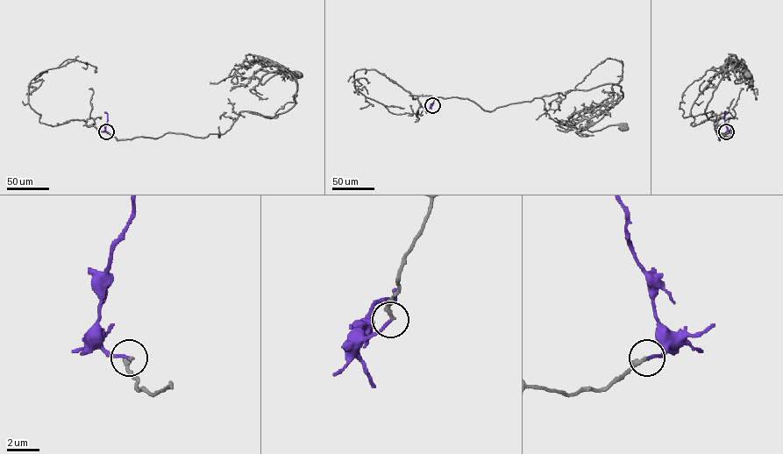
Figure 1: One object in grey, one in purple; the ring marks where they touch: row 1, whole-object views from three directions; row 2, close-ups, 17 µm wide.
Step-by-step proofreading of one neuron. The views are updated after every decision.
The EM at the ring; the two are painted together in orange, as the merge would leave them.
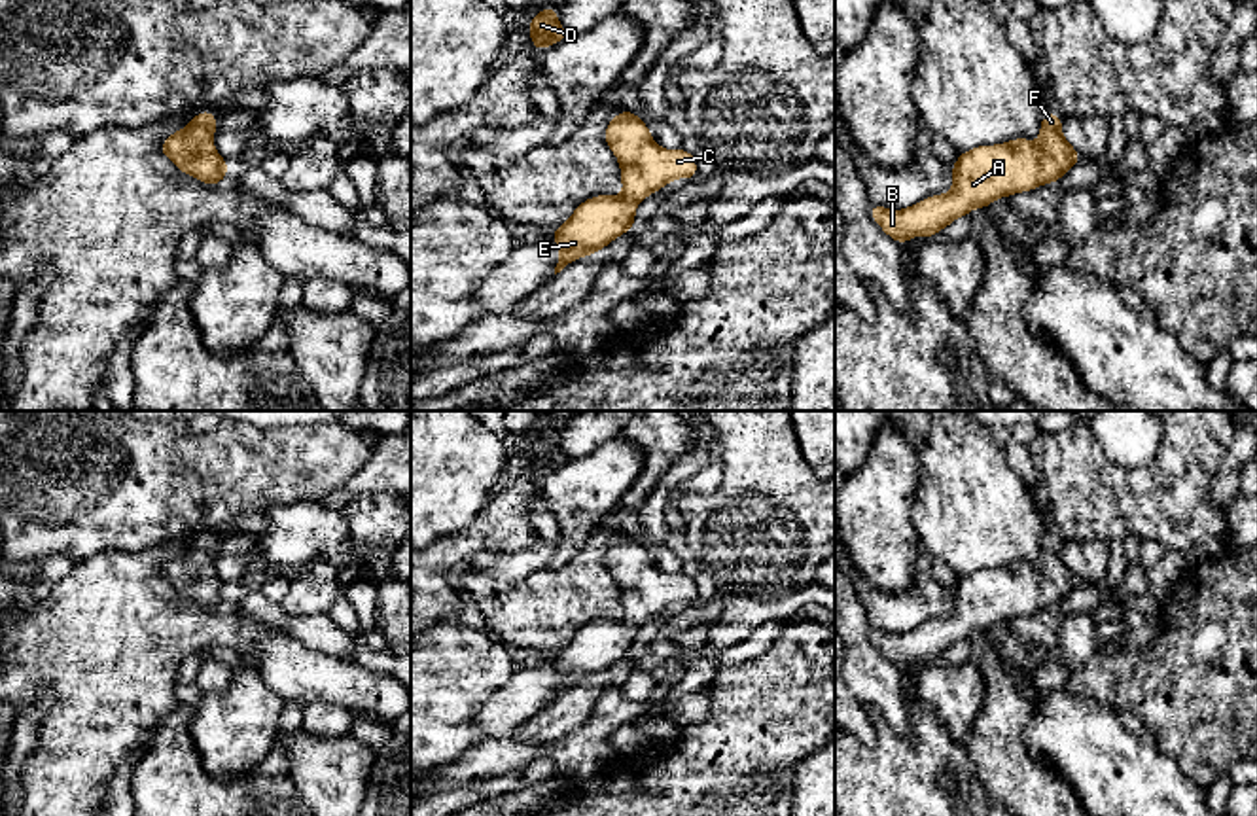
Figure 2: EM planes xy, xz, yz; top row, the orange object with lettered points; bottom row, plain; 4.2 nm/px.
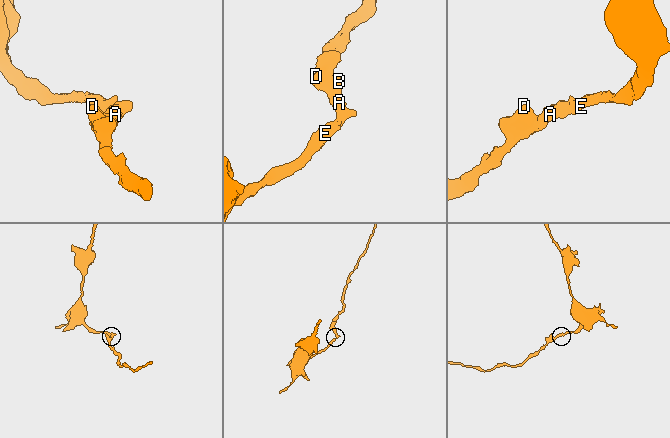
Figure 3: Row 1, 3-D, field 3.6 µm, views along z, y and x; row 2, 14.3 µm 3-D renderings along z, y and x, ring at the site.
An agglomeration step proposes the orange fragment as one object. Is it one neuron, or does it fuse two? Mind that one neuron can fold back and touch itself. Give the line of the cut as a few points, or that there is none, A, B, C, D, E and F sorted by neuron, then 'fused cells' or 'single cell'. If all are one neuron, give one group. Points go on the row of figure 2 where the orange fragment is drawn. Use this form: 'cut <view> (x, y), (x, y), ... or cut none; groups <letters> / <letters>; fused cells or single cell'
cut none; groups A B C D E F; single cell

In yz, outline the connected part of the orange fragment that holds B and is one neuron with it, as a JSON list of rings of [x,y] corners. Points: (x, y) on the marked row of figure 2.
[[[1047,112],[1037,142],[1013,138],[964,151],[952,165],[948,193],[931,195],[903,210],[871,204],[871,216],[899,244],[918,235],[929,239],[973,208],[1058,182],[1079,161],[1081,155],[1062,134],[1062,119]]]

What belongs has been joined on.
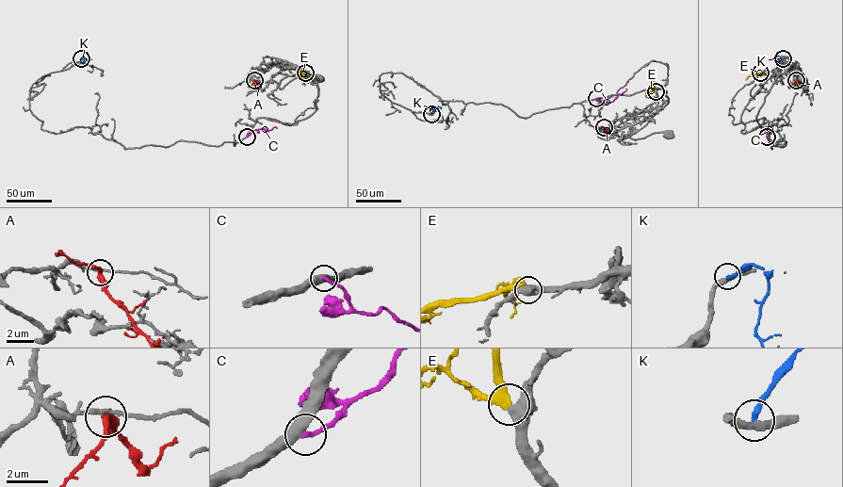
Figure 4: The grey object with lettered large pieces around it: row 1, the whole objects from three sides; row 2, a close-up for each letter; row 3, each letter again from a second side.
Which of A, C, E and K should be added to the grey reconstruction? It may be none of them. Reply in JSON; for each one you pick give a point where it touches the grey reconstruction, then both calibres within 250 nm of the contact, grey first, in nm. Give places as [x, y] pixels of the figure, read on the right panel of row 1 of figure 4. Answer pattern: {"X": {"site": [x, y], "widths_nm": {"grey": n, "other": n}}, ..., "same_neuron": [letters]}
{"E": {"site": [760, 73], "widths_nm": {"grey": 480, "other": 360}}, "same_neuron": ["E"]}

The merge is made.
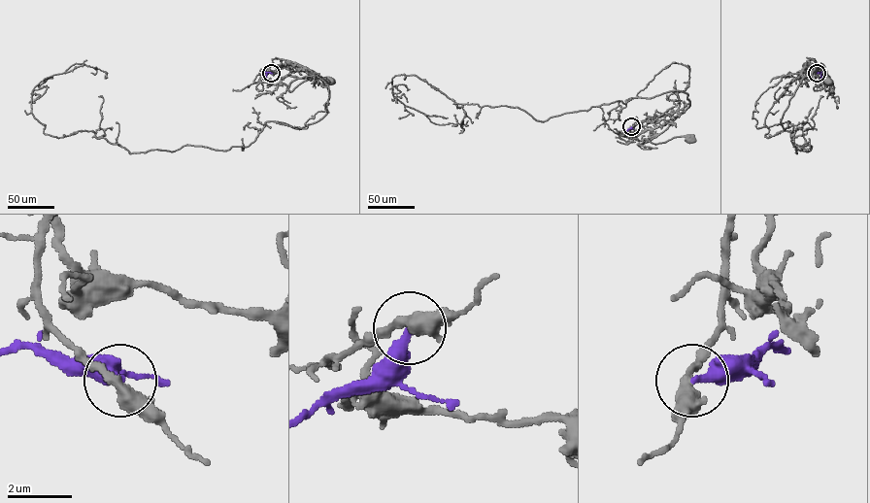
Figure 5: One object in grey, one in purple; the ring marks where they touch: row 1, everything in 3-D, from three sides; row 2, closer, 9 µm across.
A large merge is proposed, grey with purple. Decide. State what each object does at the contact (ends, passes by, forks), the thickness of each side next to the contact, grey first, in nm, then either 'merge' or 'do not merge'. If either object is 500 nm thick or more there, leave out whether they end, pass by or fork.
grey passes by; purple ends there; 380 nm thick on the grey side, 340 nm on the other; do not merge

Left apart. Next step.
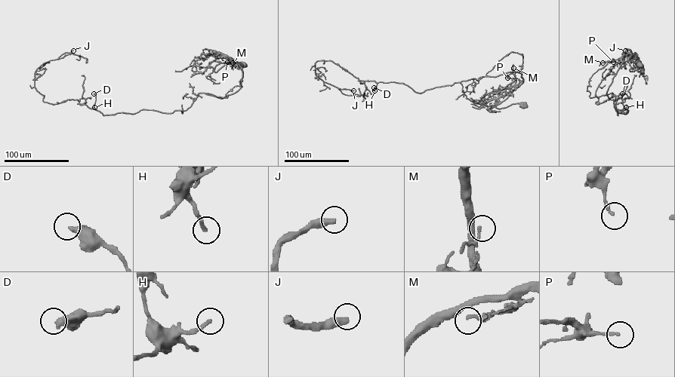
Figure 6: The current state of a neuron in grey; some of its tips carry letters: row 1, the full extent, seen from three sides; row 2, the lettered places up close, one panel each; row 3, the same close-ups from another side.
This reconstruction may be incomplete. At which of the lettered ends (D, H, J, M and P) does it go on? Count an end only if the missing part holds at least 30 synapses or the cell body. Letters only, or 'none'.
J

